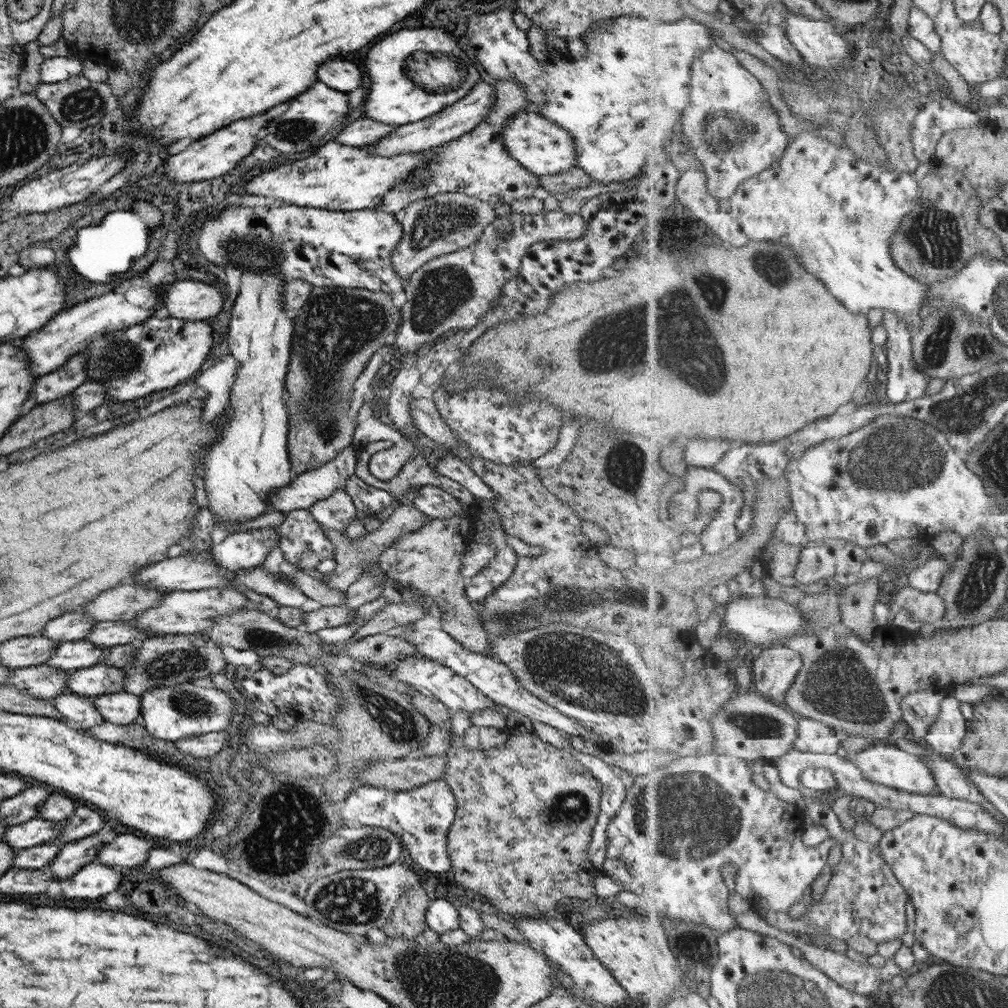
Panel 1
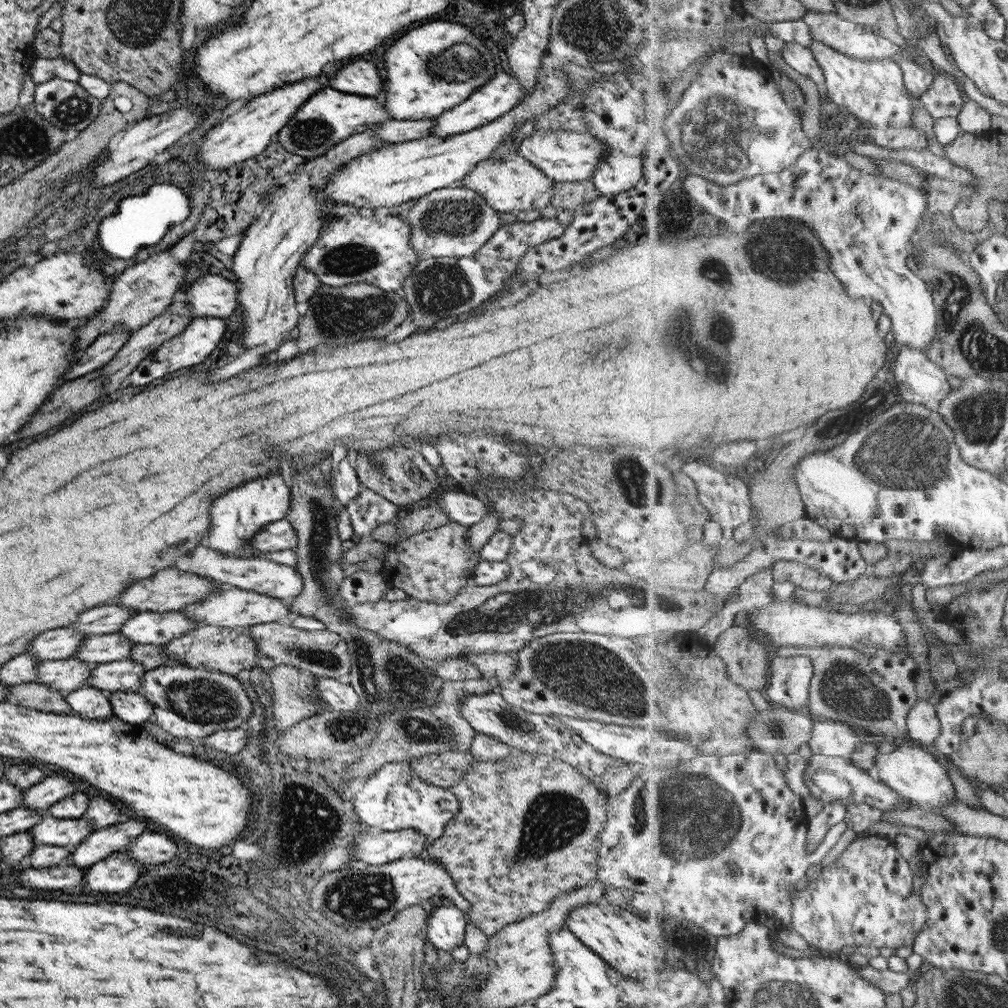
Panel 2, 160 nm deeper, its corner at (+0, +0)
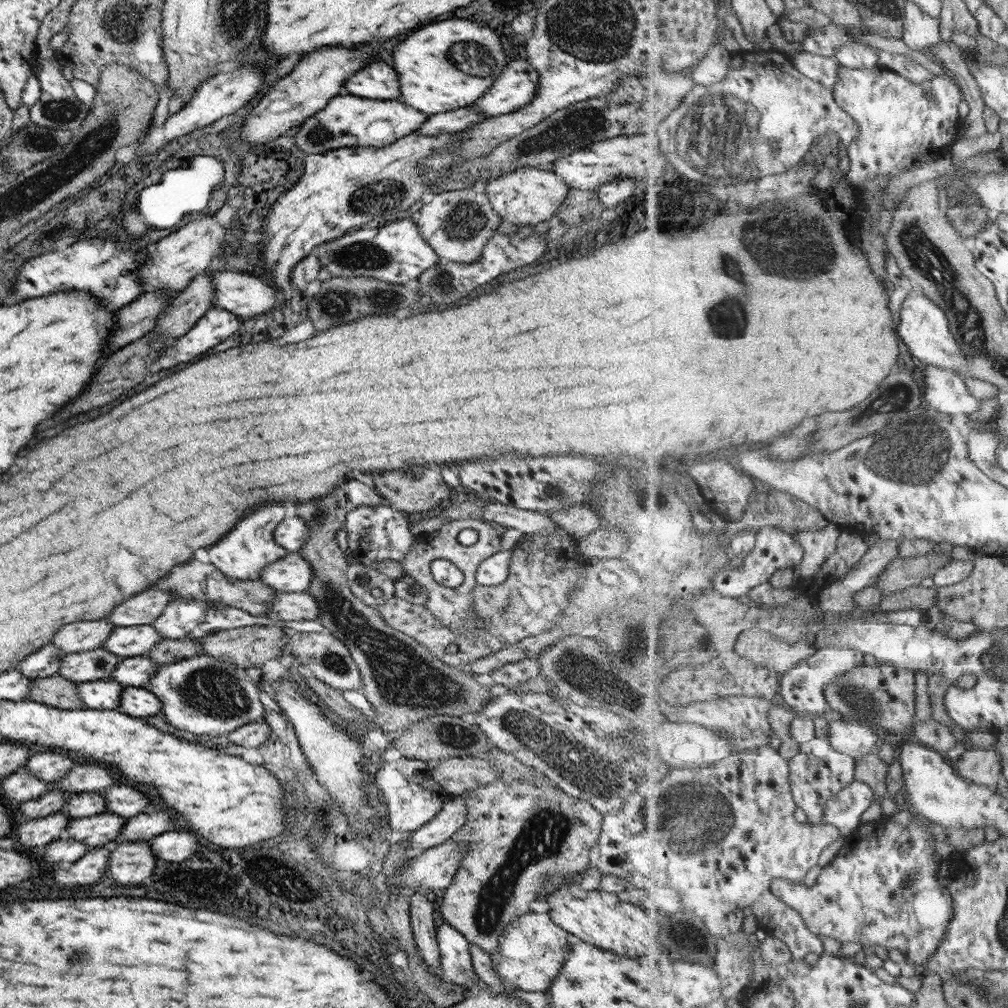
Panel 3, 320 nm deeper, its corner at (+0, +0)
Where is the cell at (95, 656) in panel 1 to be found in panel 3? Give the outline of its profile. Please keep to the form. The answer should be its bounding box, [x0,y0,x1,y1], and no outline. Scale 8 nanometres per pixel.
[101,624,160,658]

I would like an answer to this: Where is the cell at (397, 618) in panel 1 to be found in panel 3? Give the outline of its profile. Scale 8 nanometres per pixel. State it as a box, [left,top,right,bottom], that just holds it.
[283,629,360,691]

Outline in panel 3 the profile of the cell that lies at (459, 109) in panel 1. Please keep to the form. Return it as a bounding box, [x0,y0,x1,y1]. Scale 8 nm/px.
[469,59,537,118]

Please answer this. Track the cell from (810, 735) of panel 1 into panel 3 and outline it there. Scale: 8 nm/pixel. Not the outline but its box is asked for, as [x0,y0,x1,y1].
[828,720,879,757]

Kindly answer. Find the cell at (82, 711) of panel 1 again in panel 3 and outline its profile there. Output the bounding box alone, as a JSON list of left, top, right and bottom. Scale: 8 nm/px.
[76,679,122,710]

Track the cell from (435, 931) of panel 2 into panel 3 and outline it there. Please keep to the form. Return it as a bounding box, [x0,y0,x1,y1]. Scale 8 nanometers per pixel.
[436,922,479,989]

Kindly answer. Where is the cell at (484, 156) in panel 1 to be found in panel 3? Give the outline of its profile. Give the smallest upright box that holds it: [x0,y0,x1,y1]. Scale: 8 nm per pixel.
[482,166,568,227]

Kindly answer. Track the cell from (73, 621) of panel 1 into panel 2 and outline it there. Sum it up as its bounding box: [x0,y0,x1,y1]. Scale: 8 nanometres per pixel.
[71,602,134,636]

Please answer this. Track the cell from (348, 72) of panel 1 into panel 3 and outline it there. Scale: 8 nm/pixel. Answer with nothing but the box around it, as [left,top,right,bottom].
[345,62,399,100]

